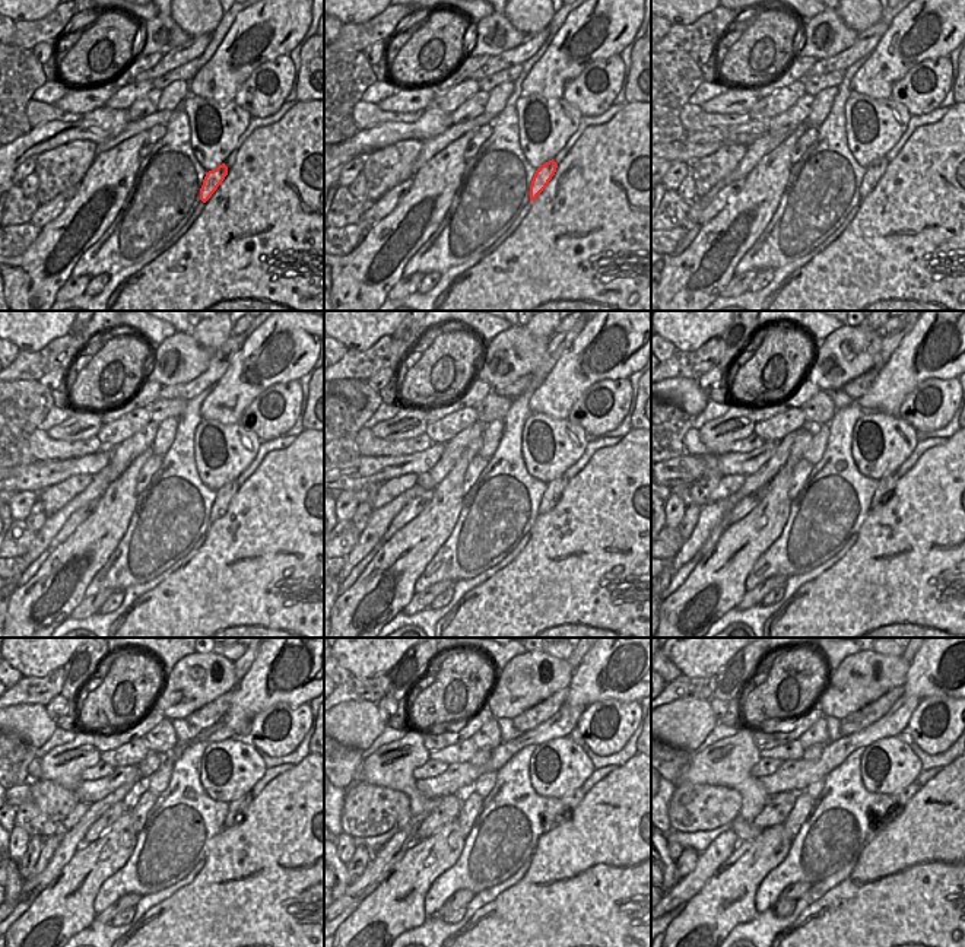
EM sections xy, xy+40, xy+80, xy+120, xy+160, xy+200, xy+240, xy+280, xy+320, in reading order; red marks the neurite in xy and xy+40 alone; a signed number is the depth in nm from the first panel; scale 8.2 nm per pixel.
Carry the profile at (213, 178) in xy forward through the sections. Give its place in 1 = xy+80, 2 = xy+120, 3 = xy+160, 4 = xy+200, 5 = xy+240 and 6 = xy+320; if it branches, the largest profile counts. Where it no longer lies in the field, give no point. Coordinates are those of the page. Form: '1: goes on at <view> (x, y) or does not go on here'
1: goes on at xy+80 (873, 172)
2: goes on at xy+120 (224, 496)
3: goes on at xy+160 (555, 488)
4: goes on at xy+200 (885, 486)
5: goes on at xy+240 (235, 810)
6: goes on at xy+320 (905, 794)

